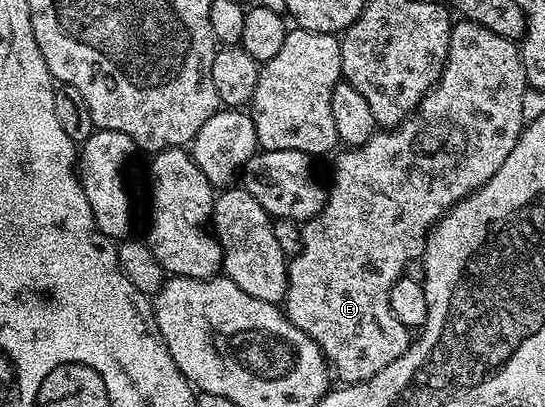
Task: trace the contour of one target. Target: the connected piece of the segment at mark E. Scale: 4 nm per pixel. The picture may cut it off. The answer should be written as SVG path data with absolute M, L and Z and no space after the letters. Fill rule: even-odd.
M460 18L451 29L449 53L441 77L420 101L413 114L394 129L376 130L375 135L369 137L369 141L365 141L365 145L347 147L343 149L343 152L341 152L342 150L338 152L338 155L340 154L339 160L335 163L335 176L331 179L331 185L329 183L327 204L321 209L319 215L302 224L303 247L298 255L290 260L287 269L285 314L289 322L297 325L297 329L304 331L322 349L333 366L334 374L338 378L340 375L343 378L340 380L344 384L361 383L371 379L377 373L381 373L381 369L385 369L385 365L397 361L397 357L401 357L401 353L405 353L405 349L411 344L412 336L409 334L409 329L404 323L397 321L397 317L389 305L389 293L397 280L404 278L406 271L403 270L406 269L407 262L410 259L418 260L422 256L425 240L441 216L447 214L449 208L460 203L466 195L473 194L485 181L489 181L489 177L493 177L493 173L501 167L501 161L505 161L505 157L509 155L513 145L517 145L519 133L525 126L522 115L522 98L527 95L528 90L529 84L523 68L520 44L514 39L506 39L493 33L493 29L485 29L485 25L475 23L471 19Z

